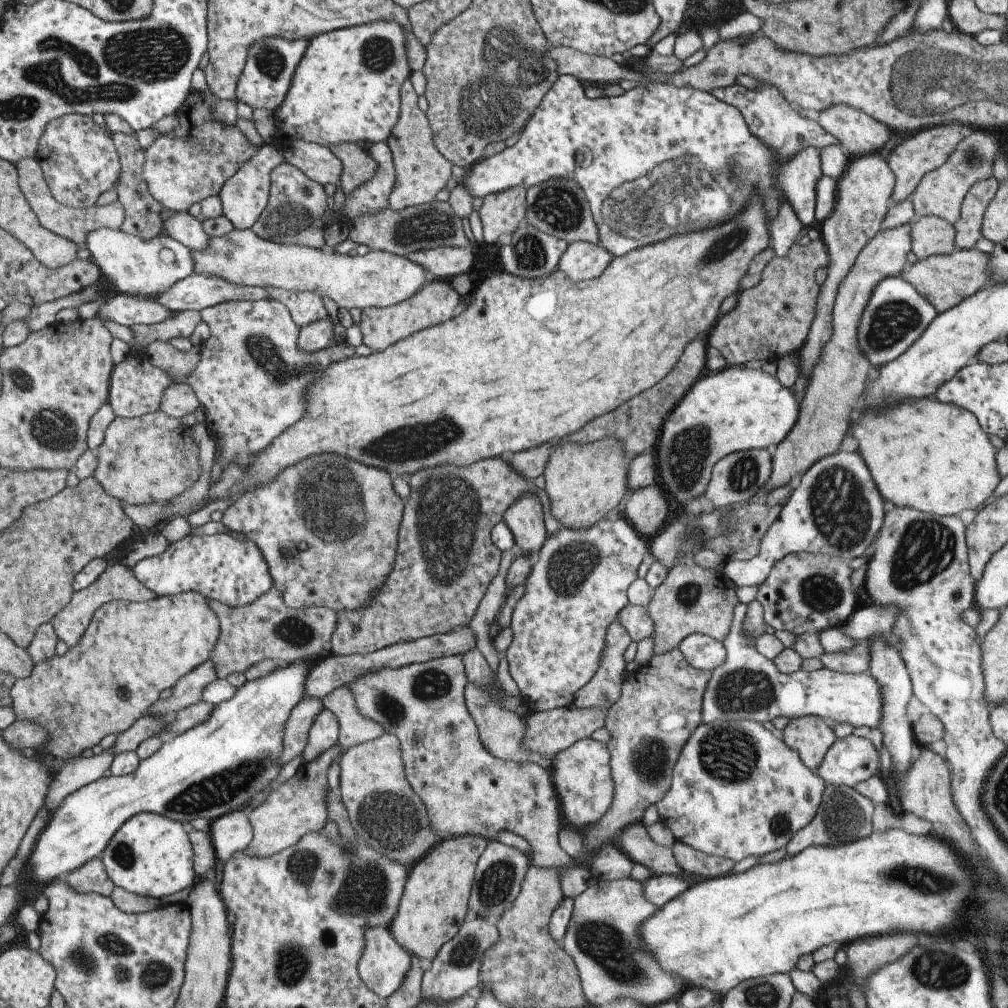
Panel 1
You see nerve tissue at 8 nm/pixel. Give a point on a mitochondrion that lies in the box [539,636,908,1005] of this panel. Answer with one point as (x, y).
(615, 956)

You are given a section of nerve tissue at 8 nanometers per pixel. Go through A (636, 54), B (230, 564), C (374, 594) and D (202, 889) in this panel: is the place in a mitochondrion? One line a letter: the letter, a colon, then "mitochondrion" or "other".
A: other
B: other
C: other
D: other

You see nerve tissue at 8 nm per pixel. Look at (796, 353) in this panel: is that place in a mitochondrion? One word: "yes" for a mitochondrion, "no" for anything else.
no

